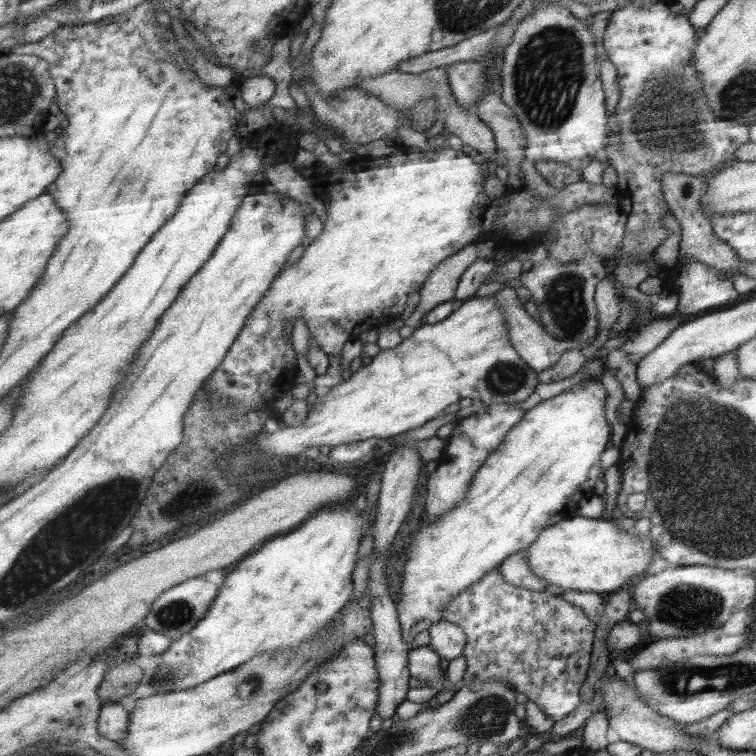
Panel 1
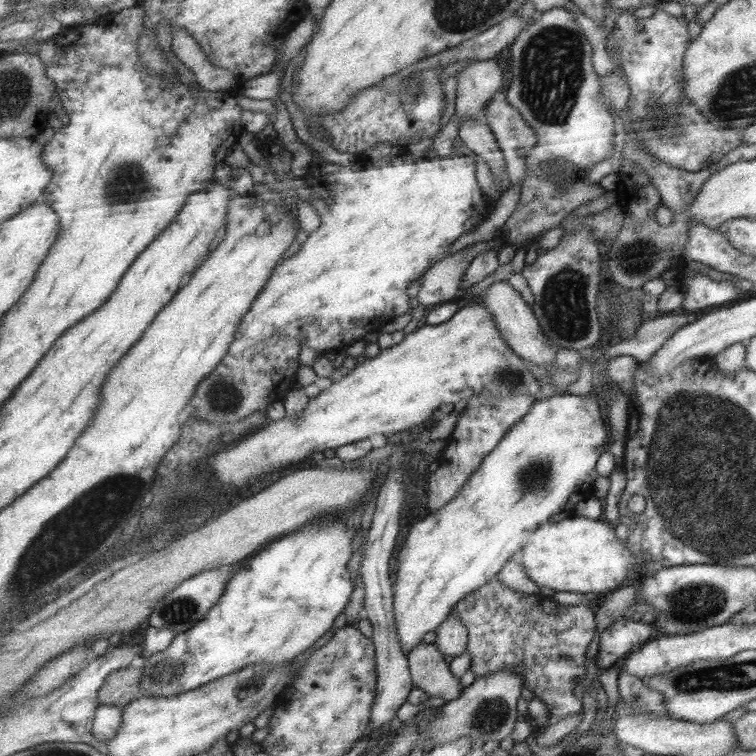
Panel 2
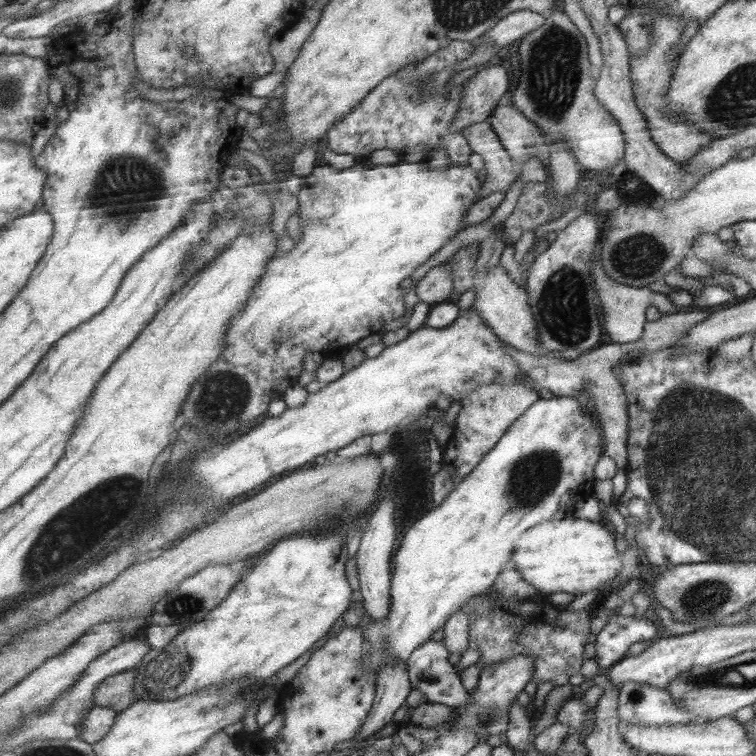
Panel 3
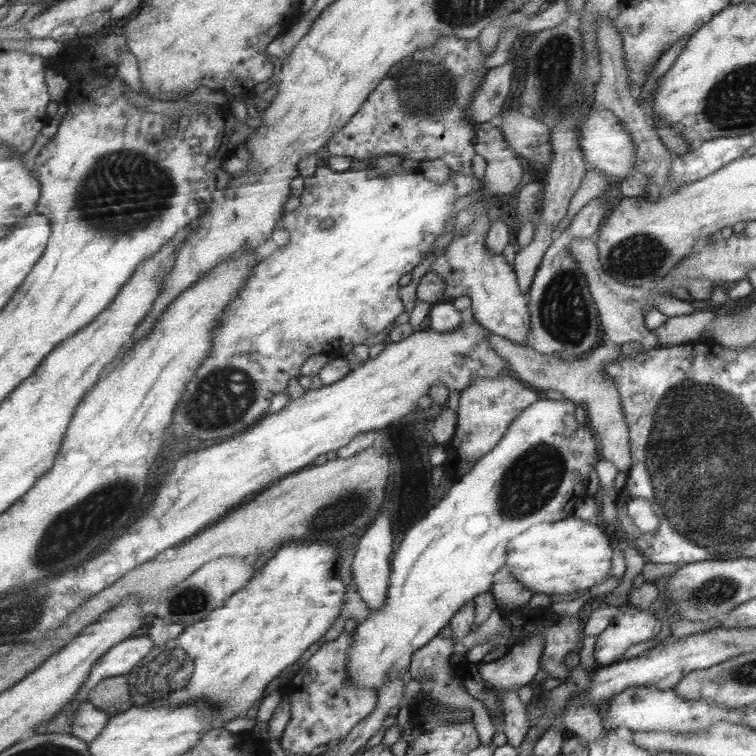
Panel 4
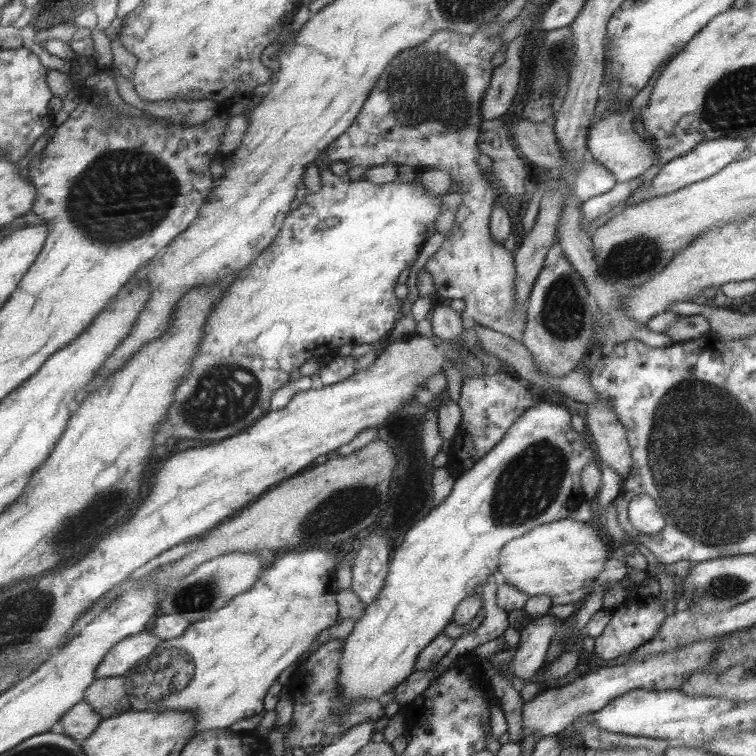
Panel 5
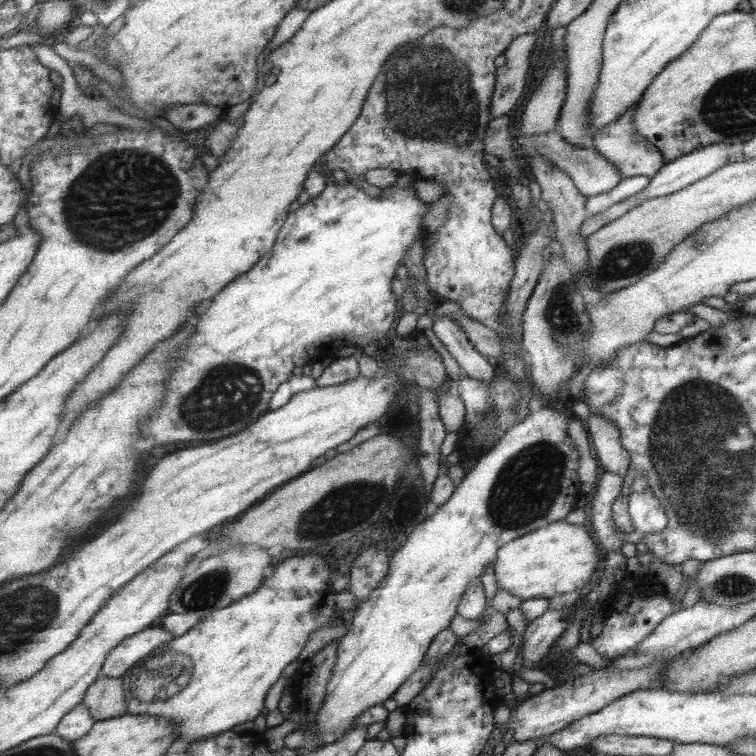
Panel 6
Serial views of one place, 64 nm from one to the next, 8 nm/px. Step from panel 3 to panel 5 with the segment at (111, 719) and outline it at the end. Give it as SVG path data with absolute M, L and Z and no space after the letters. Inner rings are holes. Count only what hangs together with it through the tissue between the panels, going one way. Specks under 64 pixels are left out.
M83 700L66 712L60 720L58 730L72 736L77 744L83 745L85 740L90 739L104 719L89 702Z

